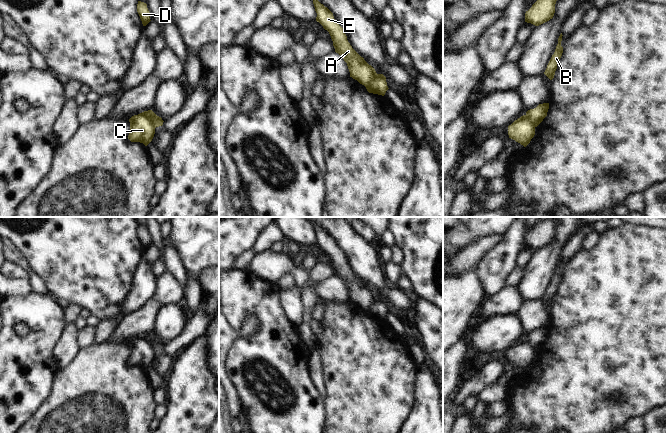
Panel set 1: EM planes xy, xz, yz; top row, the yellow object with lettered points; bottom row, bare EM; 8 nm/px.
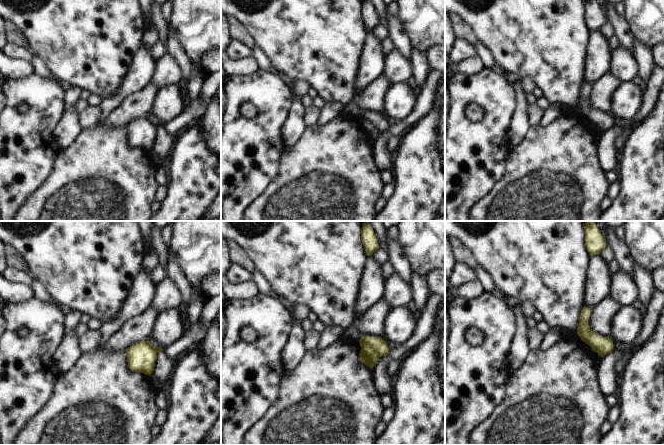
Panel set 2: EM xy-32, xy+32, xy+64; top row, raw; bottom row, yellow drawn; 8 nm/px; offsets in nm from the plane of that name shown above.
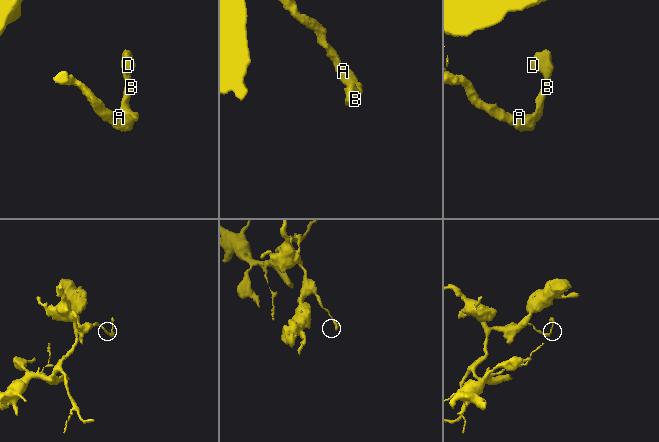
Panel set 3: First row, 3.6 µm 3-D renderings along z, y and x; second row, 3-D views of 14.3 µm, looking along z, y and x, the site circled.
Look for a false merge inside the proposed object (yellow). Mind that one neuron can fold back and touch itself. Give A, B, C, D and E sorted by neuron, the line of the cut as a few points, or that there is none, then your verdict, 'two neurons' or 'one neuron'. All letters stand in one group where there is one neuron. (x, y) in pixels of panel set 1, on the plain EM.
A C E / B D | xy (141, 337), (154, 353) | two neurons

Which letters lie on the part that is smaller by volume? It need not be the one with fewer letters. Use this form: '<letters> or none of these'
B, D

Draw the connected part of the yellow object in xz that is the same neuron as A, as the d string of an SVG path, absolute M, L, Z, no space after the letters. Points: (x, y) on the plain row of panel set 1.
M313 224L313 228L317 237L316 245L329 256L335 276L347 287L350 301L367 310L377 298L375 293L352 272L345 255L334 243L333 237L318 224Z

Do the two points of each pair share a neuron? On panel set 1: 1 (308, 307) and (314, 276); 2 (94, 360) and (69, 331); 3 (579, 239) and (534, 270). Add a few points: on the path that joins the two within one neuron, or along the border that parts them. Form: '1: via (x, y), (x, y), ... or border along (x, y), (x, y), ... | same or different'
1: via (308, 299), (308, 290), (311, 284) | same
2: border along (79, 349), (75, 356), (63, 367) | different
3: border along (577, 231), (564, 245), (561, 256) | different

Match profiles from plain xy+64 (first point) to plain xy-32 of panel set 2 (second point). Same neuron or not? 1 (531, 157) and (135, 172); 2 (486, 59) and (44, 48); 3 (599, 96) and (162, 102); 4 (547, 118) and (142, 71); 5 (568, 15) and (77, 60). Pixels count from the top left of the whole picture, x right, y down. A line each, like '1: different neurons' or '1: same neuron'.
1: same neuron
2: different neurons
3: different neurons
4: same neuron
5: same neuron

